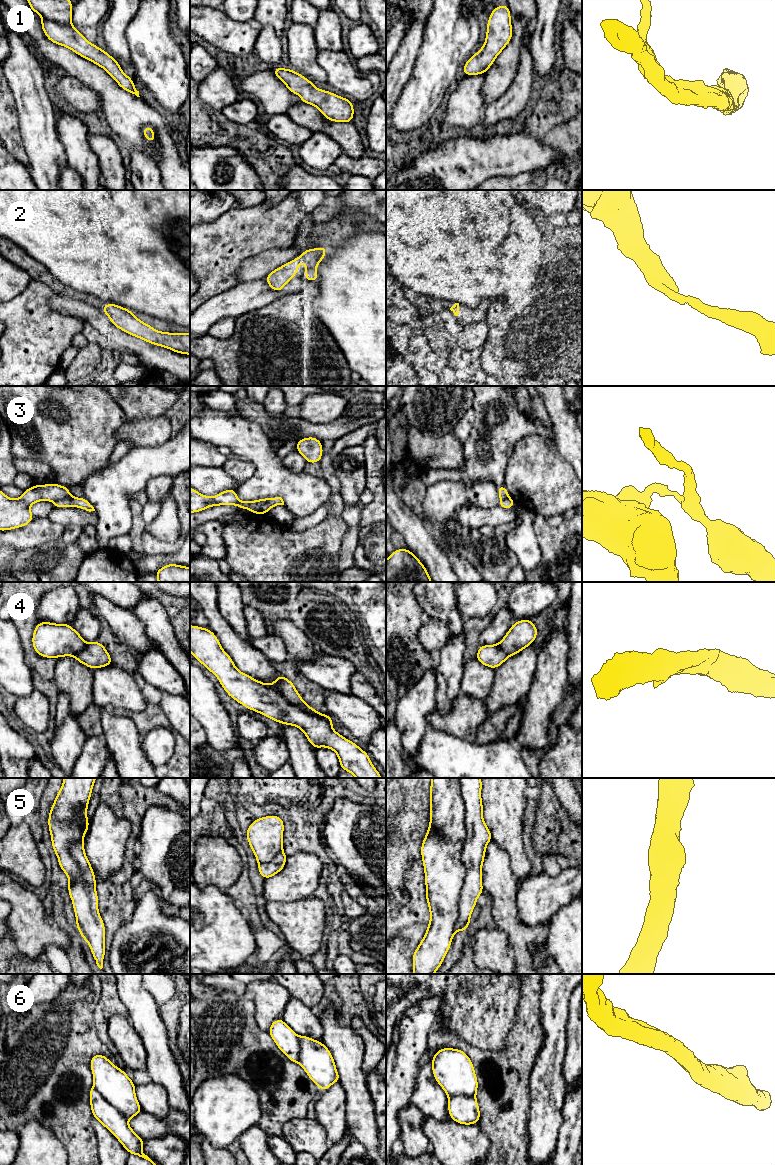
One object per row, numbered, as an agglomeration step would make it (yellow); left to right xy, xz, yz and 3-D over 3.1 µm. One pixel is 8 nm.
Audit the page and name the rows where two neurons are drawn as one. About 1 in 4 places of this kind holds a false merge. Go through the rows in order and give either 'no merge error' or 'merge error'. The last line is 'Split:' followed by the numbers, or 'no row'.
1: no merge error
2: no merge error
3: merge error
4: no merge error
5: no merge error
6: no merge error
Split: 3

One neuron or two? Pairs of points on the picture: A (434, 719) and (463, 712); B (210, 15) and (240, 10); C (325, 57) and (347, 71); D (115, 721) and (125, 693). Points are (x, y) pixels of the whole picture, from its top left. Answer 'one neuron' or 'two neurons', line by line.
A: one neuron
B: two neurons
C: one neuron
D: two neurons

